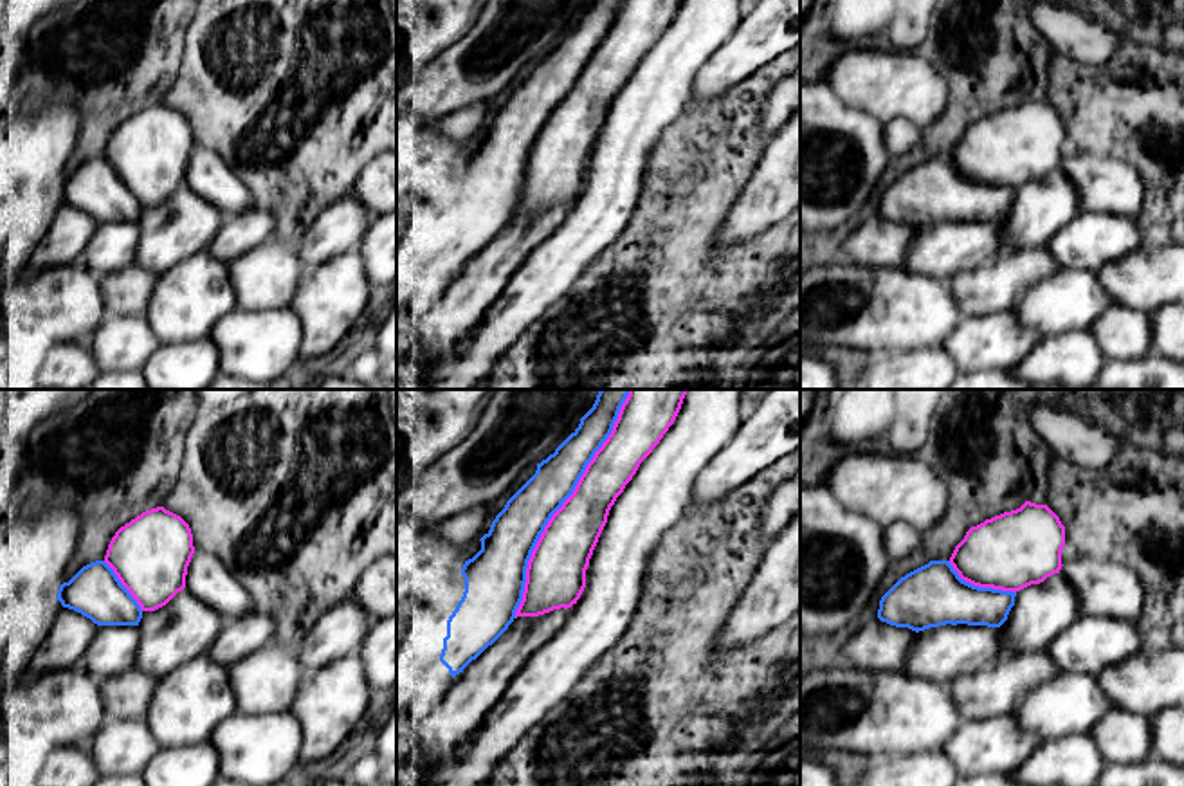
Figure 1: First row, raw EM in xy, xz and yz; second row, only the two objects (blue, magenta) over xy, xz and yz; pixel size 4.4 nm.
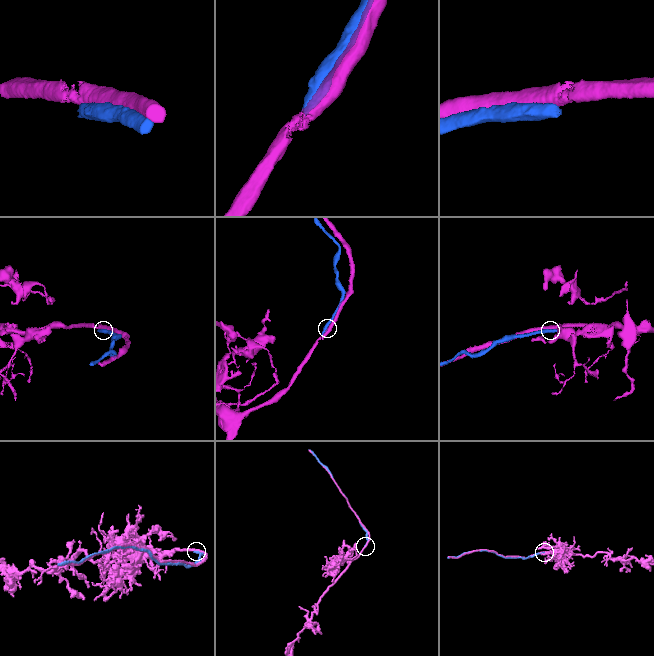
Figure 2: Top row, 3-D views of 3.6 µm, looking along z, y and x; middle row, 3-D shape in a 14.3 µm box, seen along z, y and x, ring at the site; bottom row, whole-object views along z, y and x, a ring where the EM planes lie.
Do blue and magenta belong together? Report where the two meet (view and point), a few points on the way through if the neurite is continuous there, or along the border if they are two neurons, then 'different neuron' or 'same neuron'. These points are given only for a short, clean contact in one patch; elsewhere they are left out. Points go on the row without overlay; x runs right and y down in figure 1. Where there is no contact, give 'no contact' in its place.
meets blue in xz at (557, 105); different neuron

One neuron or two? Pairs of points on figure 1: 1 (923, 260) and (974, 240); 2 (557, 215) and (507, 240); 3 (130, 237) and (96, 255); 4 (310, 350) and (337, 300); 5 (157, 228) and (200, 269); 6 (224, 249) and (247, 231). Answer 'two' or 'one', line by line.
1: one
2: one
3: one
4: one
5: two
6: one

